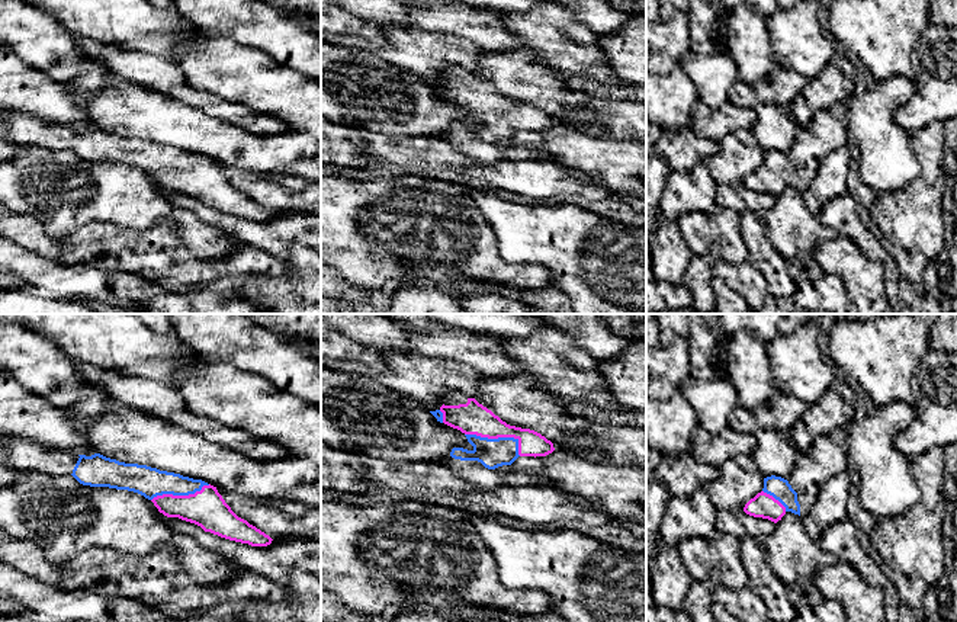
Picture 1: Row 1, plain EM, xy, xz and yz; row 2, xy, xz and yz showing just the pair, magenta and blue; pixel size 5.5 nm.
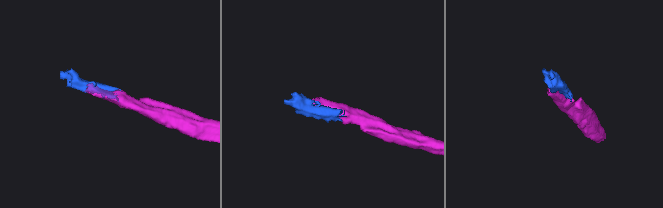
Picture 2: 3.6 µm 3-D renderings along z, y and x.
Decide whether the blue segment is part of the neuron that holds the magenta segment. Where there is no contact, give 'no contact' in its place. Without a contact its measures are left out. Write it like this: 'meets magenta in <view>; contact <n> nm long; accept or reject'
meets magenta in xz; contact 340 nm long; accept

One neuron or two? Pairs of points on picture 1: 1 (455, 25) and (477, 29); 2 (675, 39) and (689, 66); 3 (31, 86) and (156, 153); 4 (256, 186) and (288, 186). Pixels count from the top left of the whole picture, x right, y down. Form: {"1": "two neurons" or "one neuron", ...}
{"1": "one neuron", "2": "two neurons", "3": "two neurons", "4": "one neuron"}

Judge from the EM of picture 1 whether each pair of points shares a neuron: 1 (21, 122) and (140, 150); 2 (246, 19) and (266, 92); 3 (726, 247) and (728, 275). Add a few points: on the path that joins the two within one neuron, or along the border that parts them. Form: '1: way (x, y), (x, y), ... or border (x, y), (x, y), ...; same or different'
1: way (50, 134), (70, 137), (89, 146), (111, 147); same
2: border (221, 35), (260, 48), (282, 66); different
3: border (721, 256), (731, 263), (748, 260); different

